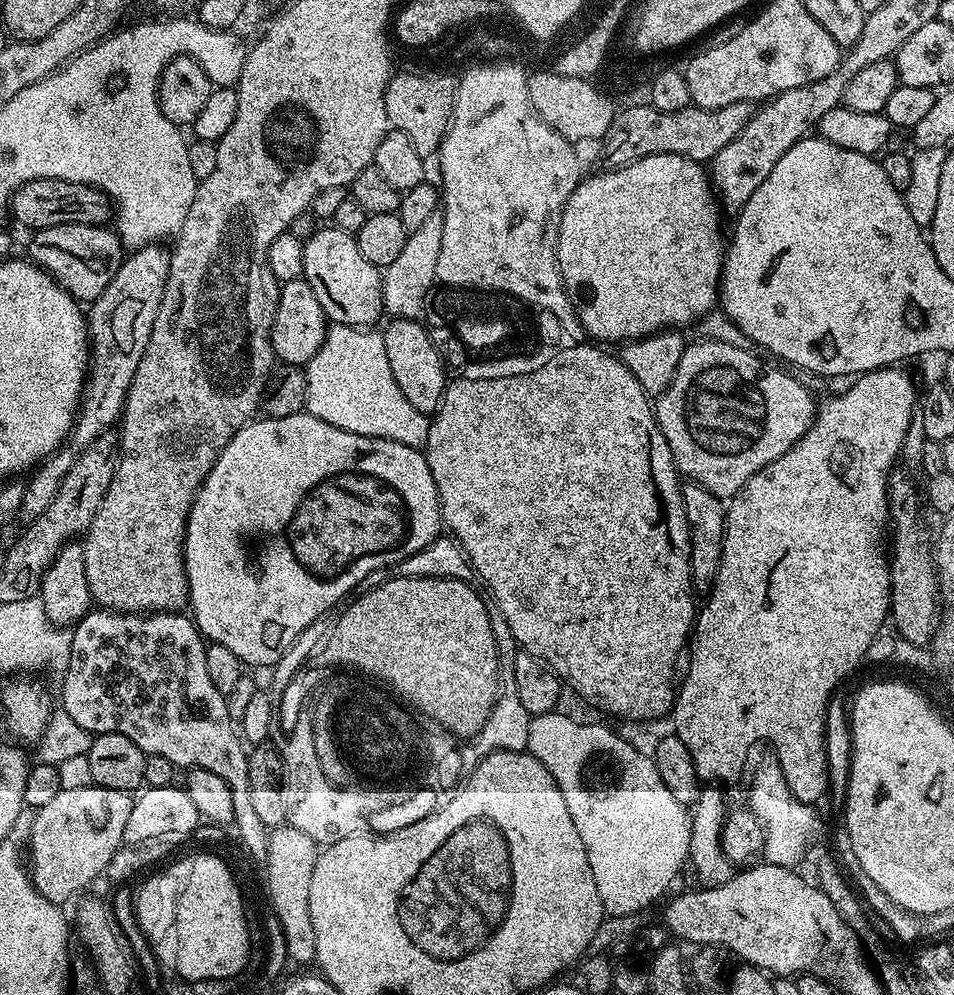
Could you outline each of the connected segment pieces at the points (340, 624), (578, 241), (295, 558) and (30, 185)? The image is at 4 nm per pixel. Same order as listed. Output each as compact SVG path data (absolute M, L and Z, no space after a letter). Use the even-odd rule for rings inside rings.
M393 576L392 579L382 582L378 586L361 591L359 593L361 596L337 618L332 632L330 628L327 633L326 645L328 644L329 658L334 663L341 664L344 667L340 667L341 669L351 670L353 673L359 674L361 670L367 668L368 672L374 672L377 676L382 676L385 680L388 680L388 683L392 683L397 691L403 692L409 700L420 705L420 708L427 709L427 712L435 714L437 725L445 733L456 738L462 738L462 736L476 737L482 730L486 718L490 718L490 710L496 705L496 697L500 691L500 671L498 670L496 639L492 629L493 613L490 608L488 612L483 598L470 585L471 583L468 580L458 580L451 576Z
M654 154L641 160L635 160L633 164L625 164L622 168L603 170L597 176L581 179L577 184L574 194L564 207L560 233L556 243L556 261L560 267L560 277L564 288L568 292L570 302L582 322L585 333L593 341L640 340L644 336L653 336L655 332L668 329L676 330L680 324L695 325L701 316L715 309L718 304L718 293L720 290L720 277L724 271L724 258L726 255L726 236L720 233L720 208L714 197L713 187L710 183L709 173L695 160L687 160L678 154Z
M307 410L298 414L290 414L286 418L256 418L244 425L242 430L238 430L234 434L234 438L224 447L222 454L214 462L214 466L210 470L203 484L196 491L196 497L192 499L192 508L188 511L188 524L184 527L184 570L188 579L188 604L191 619L199 630L200 635L205 641L221 644L226 646L226 650L238 654L241 665L248 666L253 664L256 668L267 669L269 666L275 666L280 661L282 654L286 654L286 650L298 638L298 634L302 634L302 630L306 630L306 626L317 623L327 608L332 608L351 588L359 589L364 583L366 574L370 574L370 570L378 570L379 568L391 568L393 564L402 562L406 558L410 558L410 554L418 554L418 550L422 550L426 546L430 546L430 542L434 542L436 537L442 532L442 517L440 514L440 499L438 498L438 490L434 486L434 474L430 474L430 466L428 465L428 457L418 448L411 448L402 442L394 442L390 438L370 438L366 434L350 434L350 430L342 430L338 426L330 426L330 422L322 422L322 418L314 418Z
M31 180L18 186L8 201L11 219L24 228L37 230L68 223L107 225L110 220L110 204L104 193L85 184L65 180ZM108 220L108 221L107 221Z

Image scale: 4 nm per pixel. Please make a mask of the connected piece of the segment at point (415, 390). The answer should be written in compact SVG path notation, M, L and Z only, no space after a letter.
M389 319L388 328L383 329L386 342L386 358L390 362L390 371L394 374L394 382L398 382L398 390L406 394L410 406L425 414L435 413L440 407L440 399L444 397L446 387L446 369L438 350L432 341L431 331L423 328L419 319Z

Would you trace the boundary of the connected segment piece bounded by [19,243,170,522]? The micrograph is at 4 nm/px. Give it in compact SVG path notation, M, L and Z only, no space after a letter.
M147 244L125 255L113 280L87 309L90 355L76 420L68 431L68 439L40 461L27 477L20 503L21 521L31 522L50 510L50 502L54 502L54 494L58 494L58 486L62 486L62 478L66 478L70 466L74 466L78 454L82 454L98 434L109 431L121 419L134 370L138 370L138 362L142 362L142 354L146 354L146 342L150 342L150 330L154 330L154 318L170 270L169 249L160 247L164 246Z

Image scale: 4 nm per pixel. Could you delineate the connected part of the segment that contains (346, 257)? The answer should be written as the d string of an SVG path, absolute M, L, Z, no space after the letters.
M335 226L317 227L315 234L304 241L302 279L314 290L318 306L332 324L348 324L351 328L367 328L375 325L379 316L385 315L383 304L383 275L381 269L366 262L358 242L351 232Z

